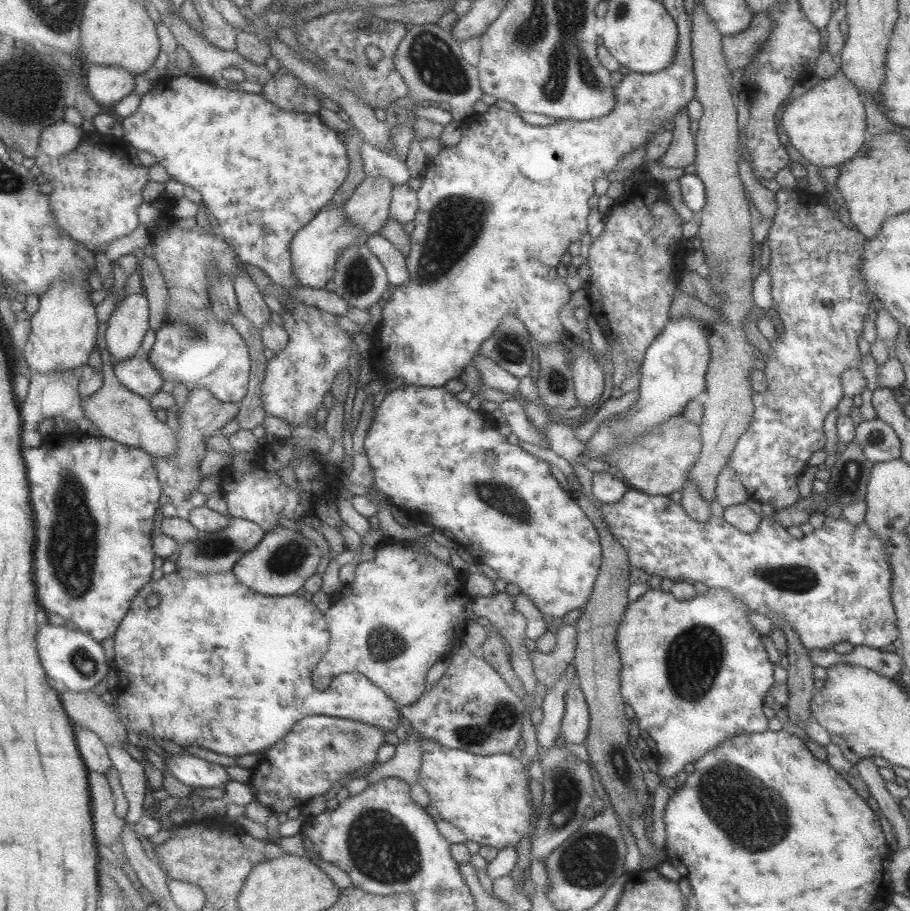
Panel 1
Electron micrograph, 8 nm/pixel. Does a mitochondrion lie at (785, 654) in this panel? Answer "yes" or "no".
no

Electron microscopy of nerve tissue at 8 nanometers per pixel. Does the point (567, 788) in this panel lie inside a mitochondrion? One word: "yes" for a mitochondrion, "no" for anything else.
yes

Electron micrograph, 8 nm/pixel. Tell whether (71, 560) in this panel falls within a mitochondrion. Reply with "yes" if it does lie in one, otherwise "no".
yes

